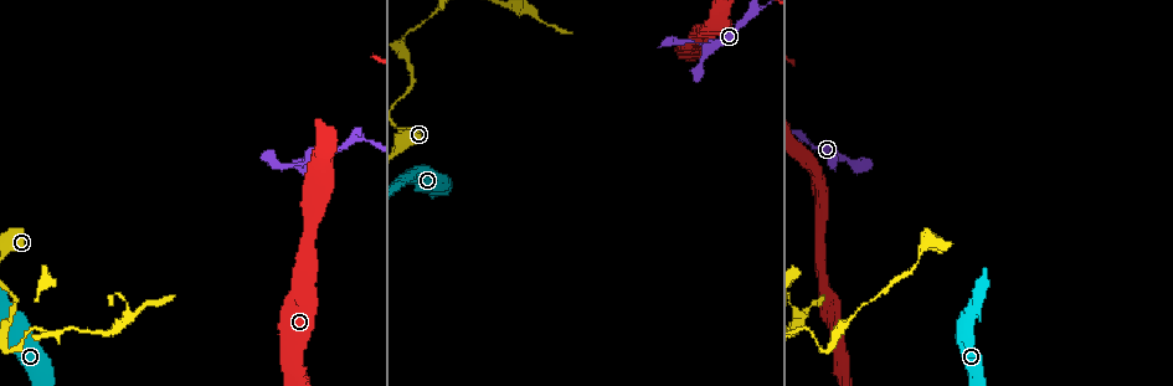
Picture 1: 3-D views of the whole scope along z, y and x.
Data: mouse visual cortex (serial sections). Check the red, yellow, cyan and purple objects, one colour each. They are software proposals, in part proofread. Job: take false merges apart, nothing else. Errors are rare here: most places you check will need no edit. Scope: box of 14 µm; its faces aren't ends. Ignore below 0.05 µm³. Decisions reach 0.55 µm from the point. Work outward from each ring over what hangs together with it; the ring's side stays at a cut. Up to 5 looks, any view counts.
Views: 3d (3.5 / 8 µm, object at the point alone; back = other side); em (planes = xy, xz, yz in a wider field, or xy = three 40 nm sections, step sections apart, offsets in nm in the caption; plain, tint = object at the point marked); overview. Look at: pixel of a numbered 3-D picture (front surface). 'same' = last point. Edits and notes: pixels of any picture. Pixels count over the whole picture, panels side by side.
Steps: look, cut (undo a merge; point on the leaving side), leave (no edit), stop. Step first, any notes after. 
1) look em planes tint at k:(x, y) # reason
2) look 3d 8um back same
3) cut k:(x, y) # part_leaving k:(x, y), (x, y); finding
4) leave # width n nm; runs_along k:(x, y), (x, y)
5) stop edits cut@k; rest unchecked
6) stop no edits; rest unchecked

look 3d 3.5um at 1:(358, 138) # three-way junction

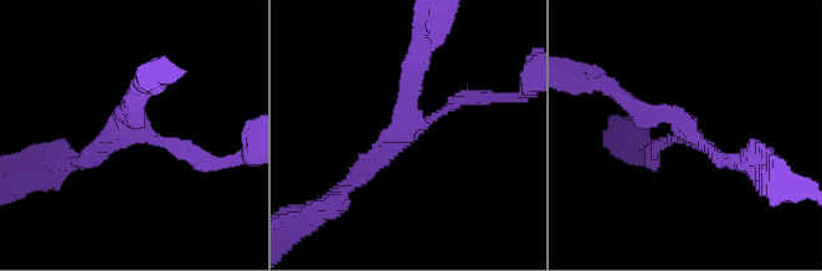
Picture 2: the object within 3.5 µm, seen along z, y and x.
look em xy step 1 tint at 2:(126, 132) # arms 3; arm_widths 150, 200, 200 nm; now the EM

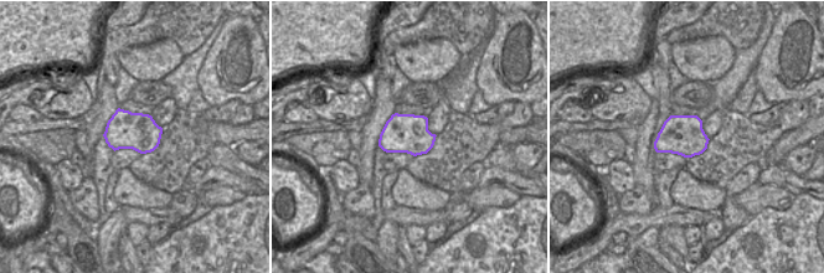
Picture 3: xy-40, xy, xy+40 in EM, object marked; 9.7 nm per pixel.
leave # all the same cell

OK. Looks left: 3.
look 3d 3.5um at 1:(825, 353) # sharp bend

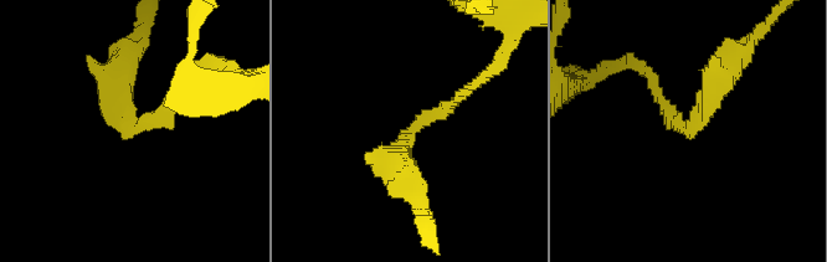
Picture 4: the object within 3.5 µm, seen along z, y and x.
look em planes tint at 4:(691, 125) # arm_widths 150, 350 nm; now the EM

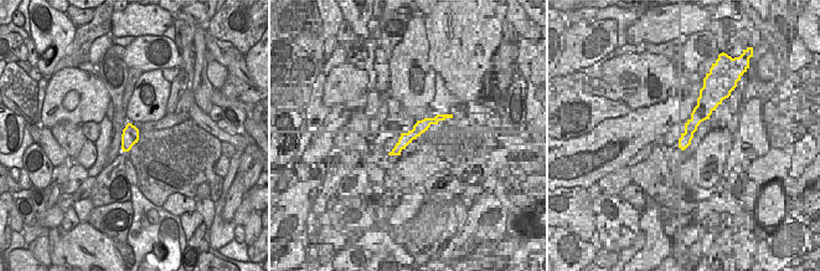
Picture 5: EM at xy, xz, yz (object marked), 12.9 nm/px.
leave # width 220 nm; runs_along 4:(404, 181), (404, 137), (461, 96); one cell here

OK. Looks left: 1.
stop no edits; rest unchecked

